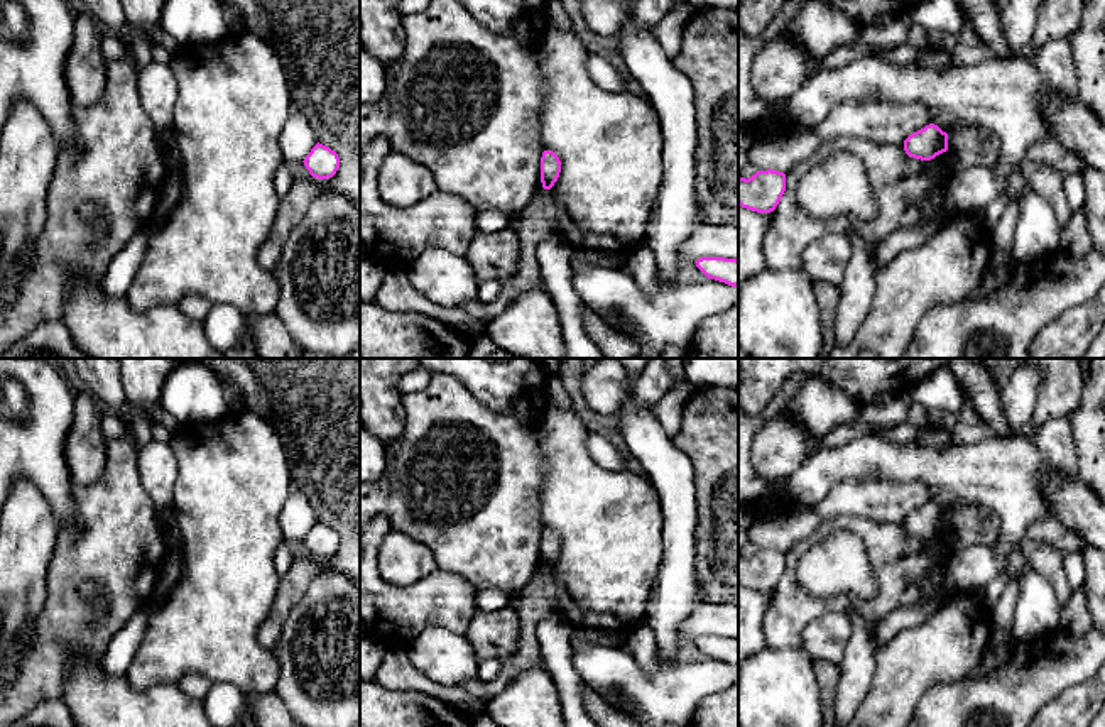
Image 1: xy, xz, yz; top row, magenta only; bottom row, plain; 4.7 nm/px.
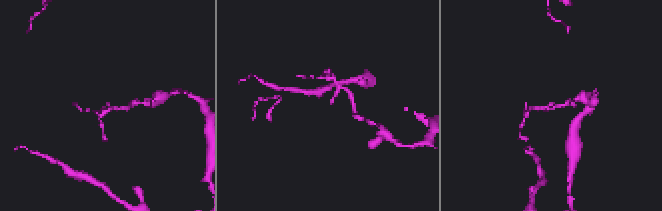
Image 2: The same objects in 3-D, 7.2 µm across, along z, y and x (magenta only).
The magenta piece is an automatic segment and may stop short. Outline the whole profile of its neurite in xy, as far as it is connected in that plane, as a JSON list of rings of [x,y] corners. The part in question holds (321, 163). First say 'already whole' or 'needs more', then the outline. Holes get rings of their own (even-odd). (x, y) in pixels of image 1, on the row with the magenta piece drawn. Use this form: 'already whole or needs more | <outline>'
already whole | [[[316,144],[302,161],[313,178],[333,178],[340,167],[340,157],[335,150],[323,144]]]

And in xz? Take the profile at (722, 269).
already whole | [[[701,257],[696,267],[708,277],[738,287],[738,260],[725,257]]]

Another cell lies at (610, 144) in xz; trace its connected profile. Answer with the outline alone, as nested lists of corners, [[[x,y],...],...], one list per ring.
[[[547,19],[546,30],[536,46],[542,78],[547,88],[541,113],[541,142],[561,161],[561,172],[549,189],[556,206],[558,235],[574,250],[598,250],[625,255],[645,240],[647,221],[662,183],[662,128],[650,103],[630,91],[608,93],[588,74],[588,57],[573,29],[559,29]]]

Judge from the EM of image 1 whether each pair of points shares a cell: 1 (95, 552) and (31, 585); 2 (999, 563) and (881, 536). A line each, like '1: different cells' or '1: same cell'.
1: different cells
2: different cells

